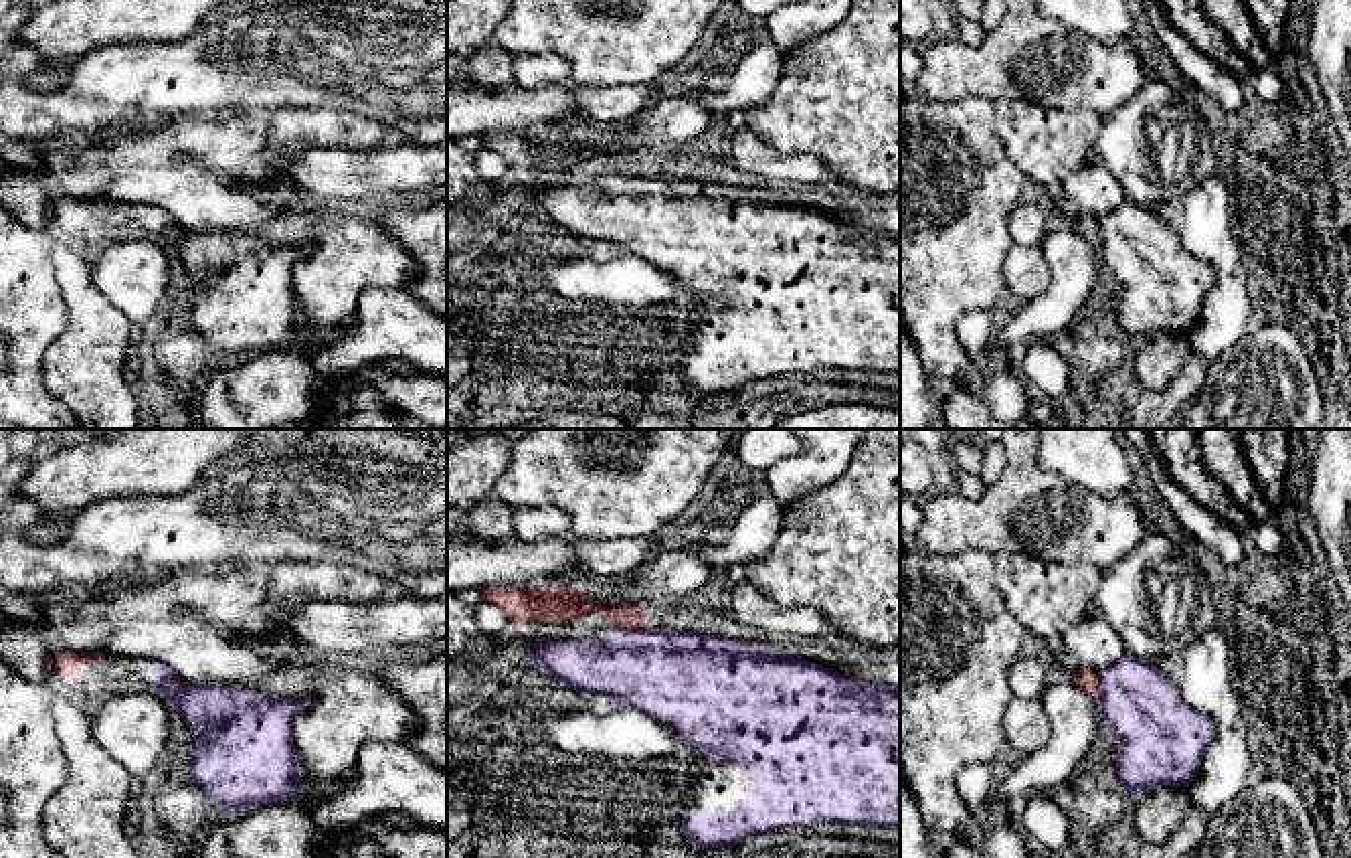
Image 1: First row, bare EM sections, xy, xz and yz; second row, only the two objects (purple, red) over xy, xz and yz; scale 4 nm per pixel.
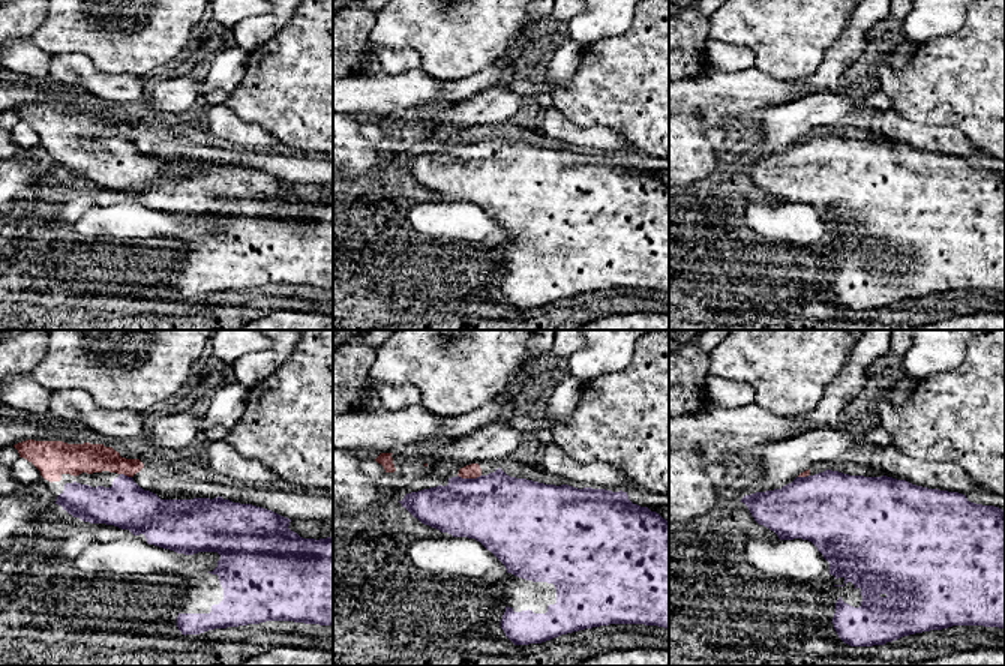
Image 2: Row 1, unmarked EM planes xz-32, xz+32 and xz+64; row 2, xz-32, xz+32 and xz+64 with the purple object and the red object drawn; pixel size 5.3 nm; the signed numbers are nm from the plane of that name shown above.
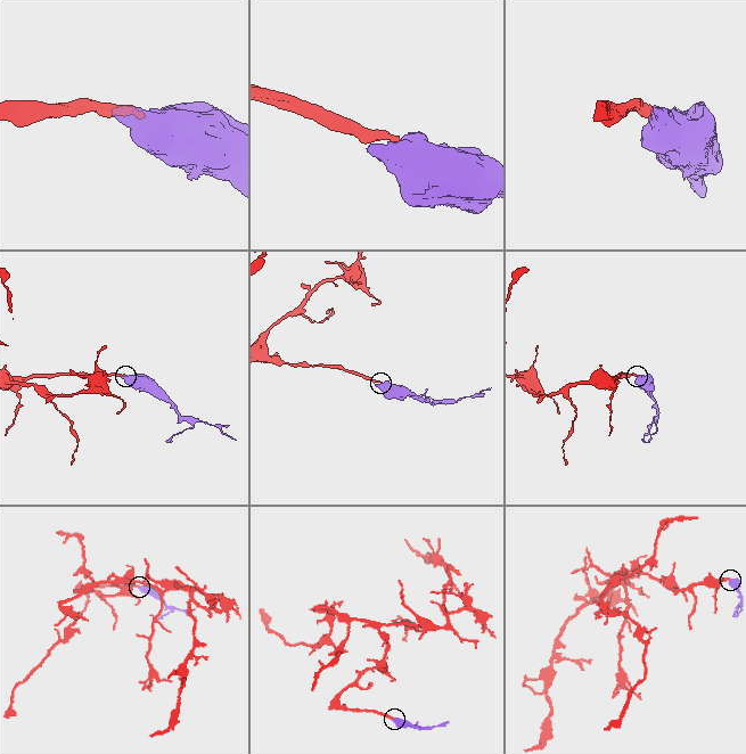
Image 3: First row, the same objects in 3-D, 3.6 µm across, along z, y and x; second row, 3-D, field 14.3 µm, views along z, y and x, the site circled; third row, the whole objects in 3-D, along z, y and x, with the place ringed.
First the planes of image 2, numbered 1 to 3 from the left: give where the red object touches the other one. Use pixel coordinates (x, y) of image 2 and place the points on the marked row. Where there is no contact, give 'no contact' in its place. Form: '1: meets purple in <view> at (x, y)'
1: meets purple in xz-32 at (126, 476)
2: meets purple in xz+32 at (470, 479)
3: meets purple in xz+64 at (803, 477)

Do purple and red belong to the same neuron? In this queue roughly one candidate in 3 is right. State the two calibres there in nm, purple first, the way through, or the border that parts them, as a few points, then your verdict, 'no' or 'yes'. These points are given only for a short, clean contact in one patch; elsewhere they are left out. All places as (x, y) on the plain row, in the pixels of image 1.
calibres 360 and 120 nm; way xz (670, 221), (627, 177), (611, 160), (571, 150); yes

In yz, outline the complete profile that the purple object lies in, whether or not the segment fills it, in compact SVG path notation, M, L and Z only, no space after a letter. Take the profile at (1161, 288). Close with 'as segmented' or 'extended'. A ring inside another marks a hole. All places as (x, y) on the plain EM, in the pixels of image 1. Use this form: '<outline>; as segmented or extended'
M1127 200L1100 219L1080 212L1072 225L1118 283L1116 318L1131 344L1163 332L1189 334L1215 271L1181 247L1175 223Z; extended

